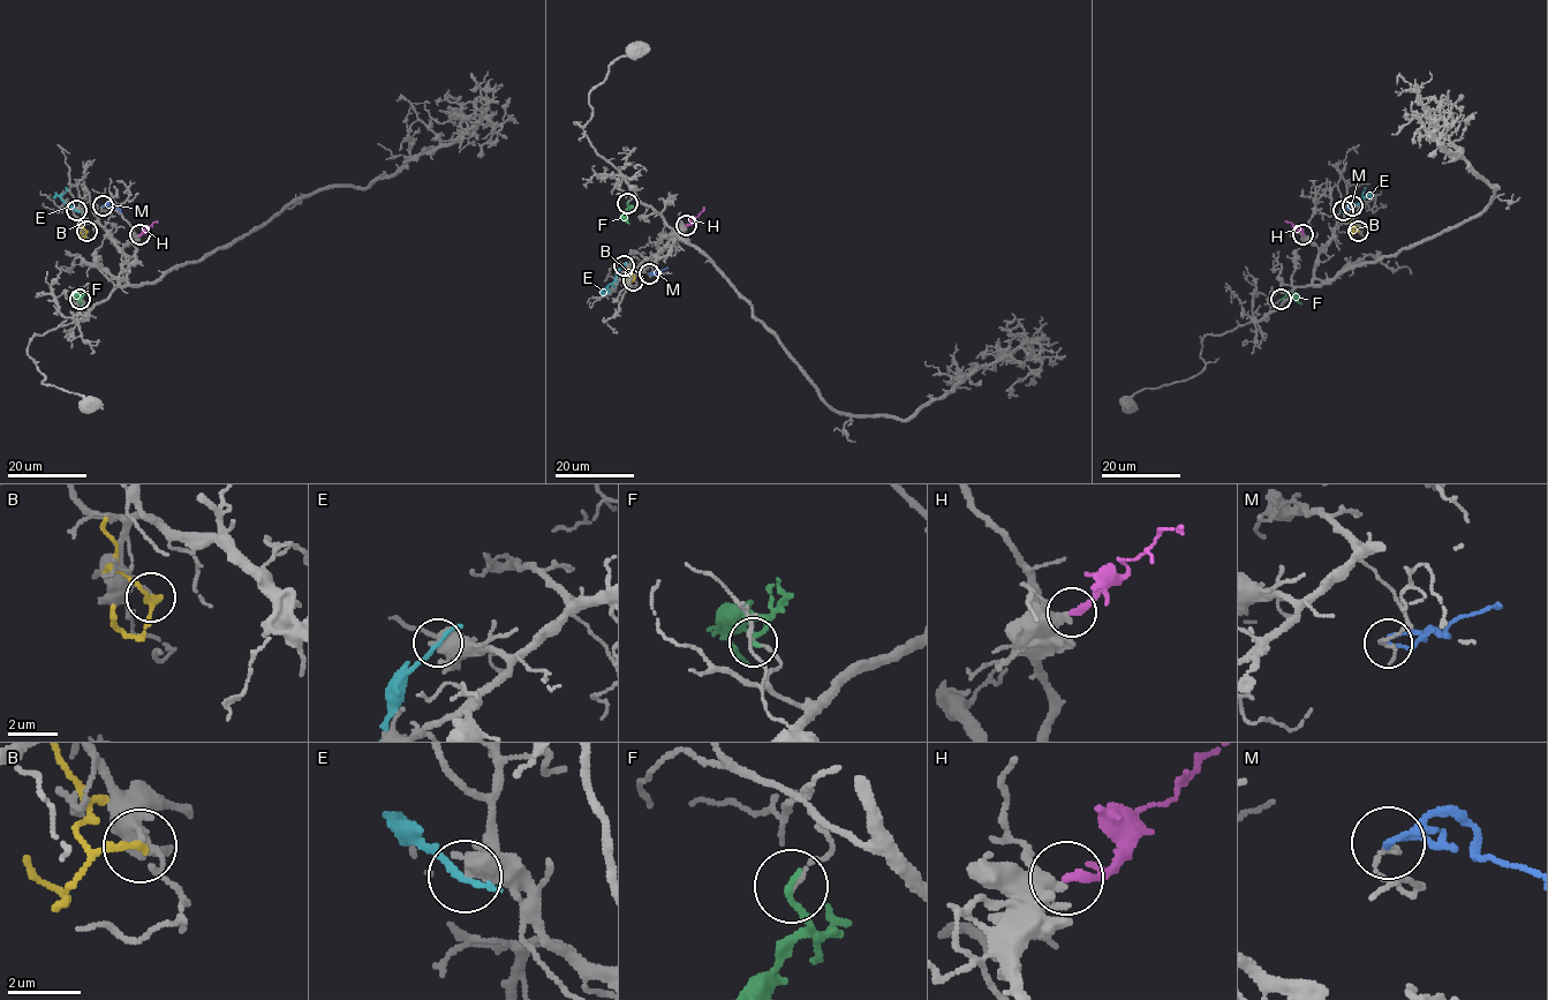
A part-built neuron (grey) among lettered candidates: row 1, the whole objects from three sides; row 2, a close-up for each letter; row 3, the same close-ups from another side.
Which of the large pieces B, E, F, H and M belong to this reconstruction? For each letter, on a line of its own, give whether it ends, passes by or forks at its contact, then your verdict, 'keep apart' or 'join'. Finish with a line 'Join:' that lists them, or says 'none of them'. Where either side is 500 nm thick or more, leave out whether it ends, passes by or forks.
B: it ends there; keep apart
E: it passes by; keep apart
F: it ends there; keep apart
H: it ends there; keep apart
M: it ends there; keep apart
Join: none of them

